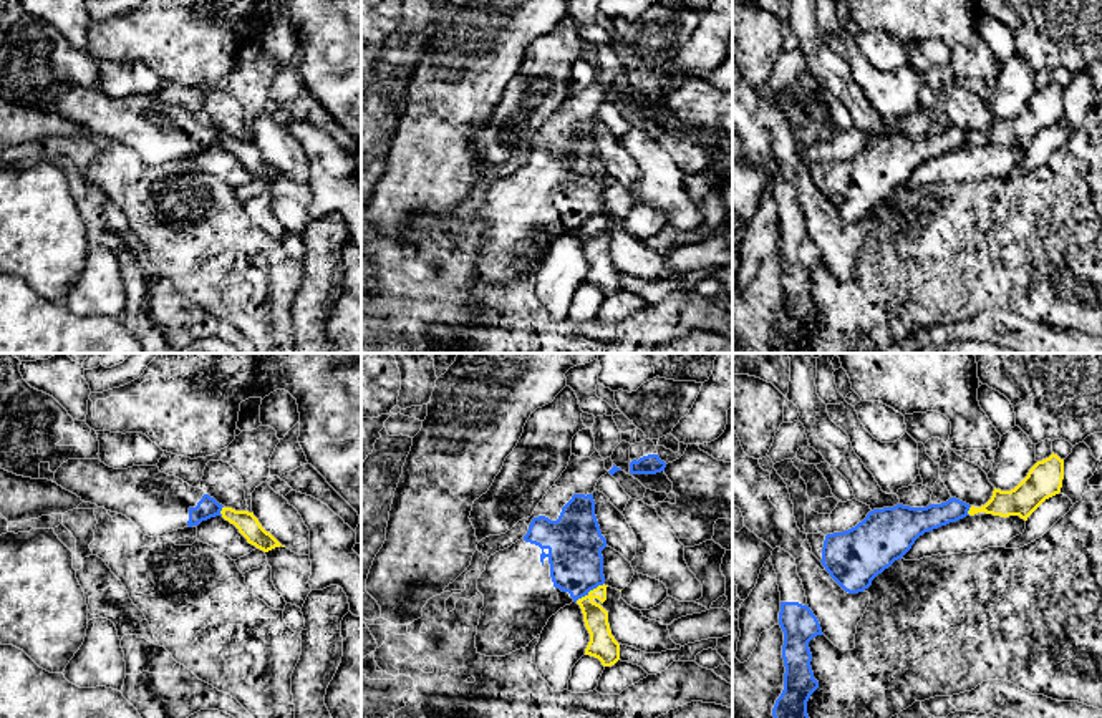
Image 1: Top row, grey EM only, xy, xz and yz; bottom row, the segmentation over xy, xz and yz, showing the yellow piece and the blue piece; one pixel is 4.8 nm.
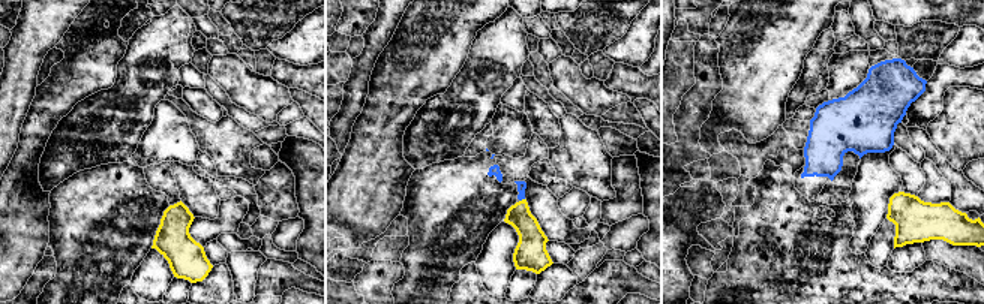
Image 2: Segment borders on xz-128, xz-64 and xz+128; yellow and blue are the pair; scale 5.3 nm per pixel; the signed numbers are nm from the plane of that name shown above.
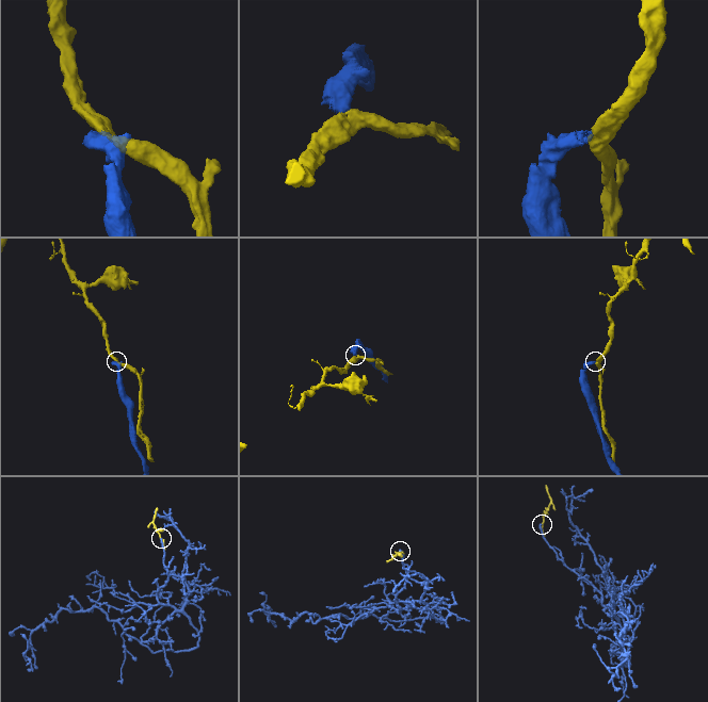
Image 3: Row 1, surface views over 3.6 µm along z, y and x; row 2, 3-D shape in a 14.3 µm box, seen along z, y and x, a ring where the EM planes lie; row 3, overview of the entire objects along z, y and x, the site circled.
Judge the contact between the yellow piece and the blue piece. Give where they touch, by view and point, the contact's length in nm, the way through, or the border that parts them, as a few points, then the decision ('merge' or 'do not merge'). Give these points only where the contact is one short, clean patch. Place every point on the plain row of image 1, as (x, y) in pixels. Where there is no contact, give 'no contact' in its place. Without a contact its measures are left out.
xz (590, 219) | 170 nm | along xz (604, 211), (575, 229) | do not merge

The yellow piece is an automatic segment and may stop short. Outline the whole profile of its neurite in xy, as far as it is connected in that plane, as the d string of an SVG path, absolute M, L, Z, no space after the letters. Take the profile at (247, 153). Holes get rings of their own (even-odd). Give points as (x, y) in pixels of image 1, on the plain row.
M222 136L220 143L225 149L239 158L249 172L255 174L257 177L268 181L282 174L270 161L262 156L254 141Z

